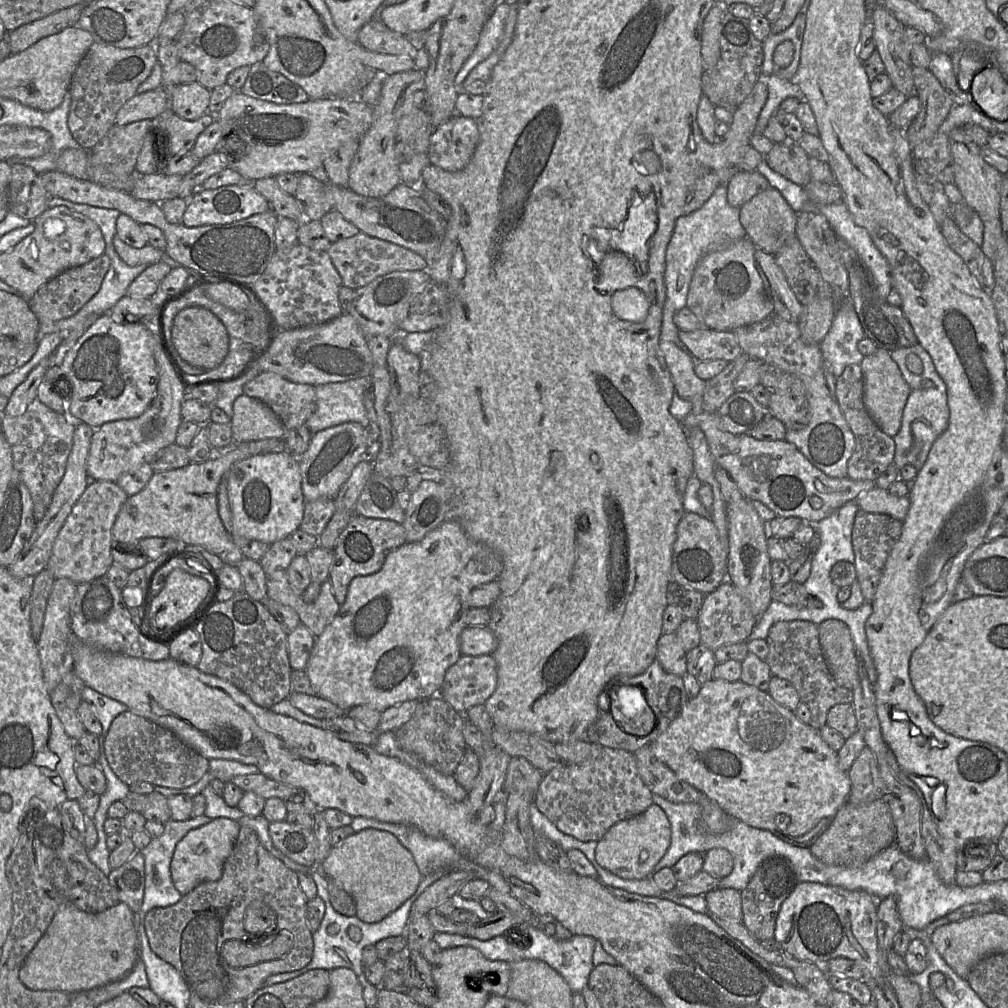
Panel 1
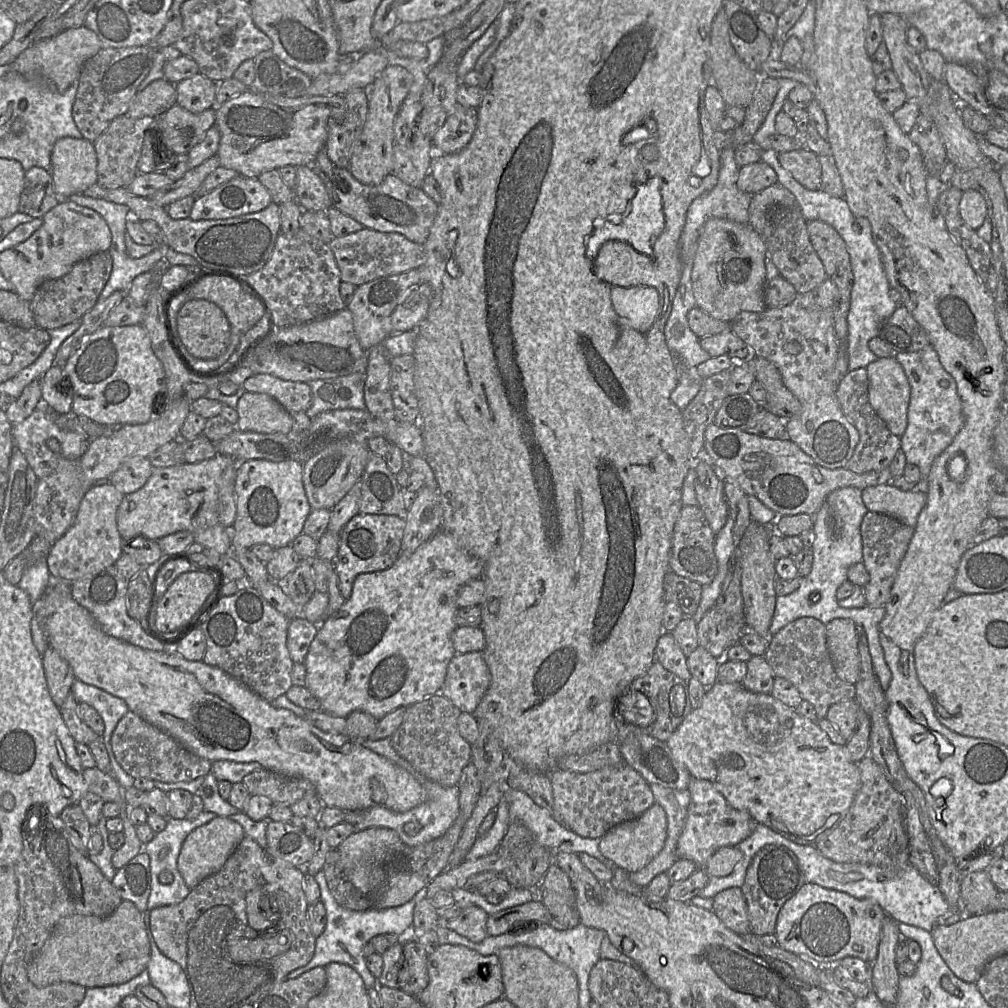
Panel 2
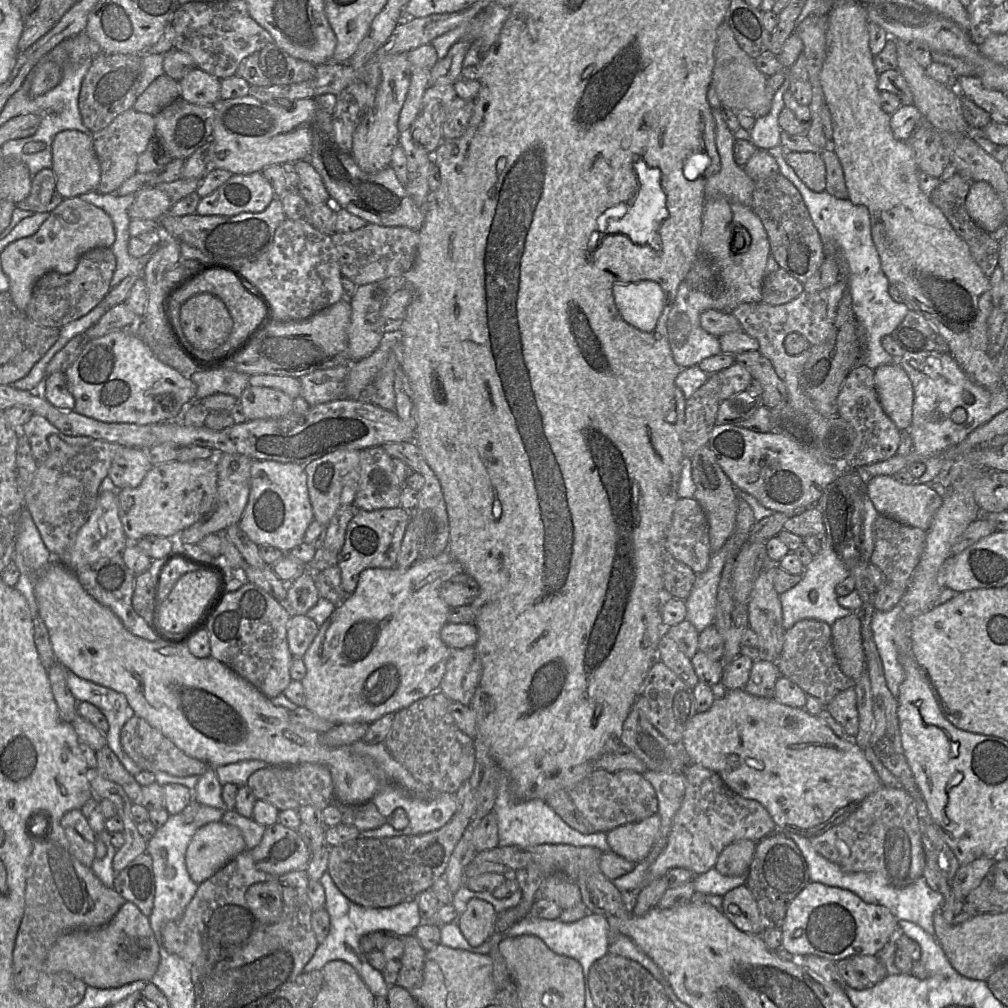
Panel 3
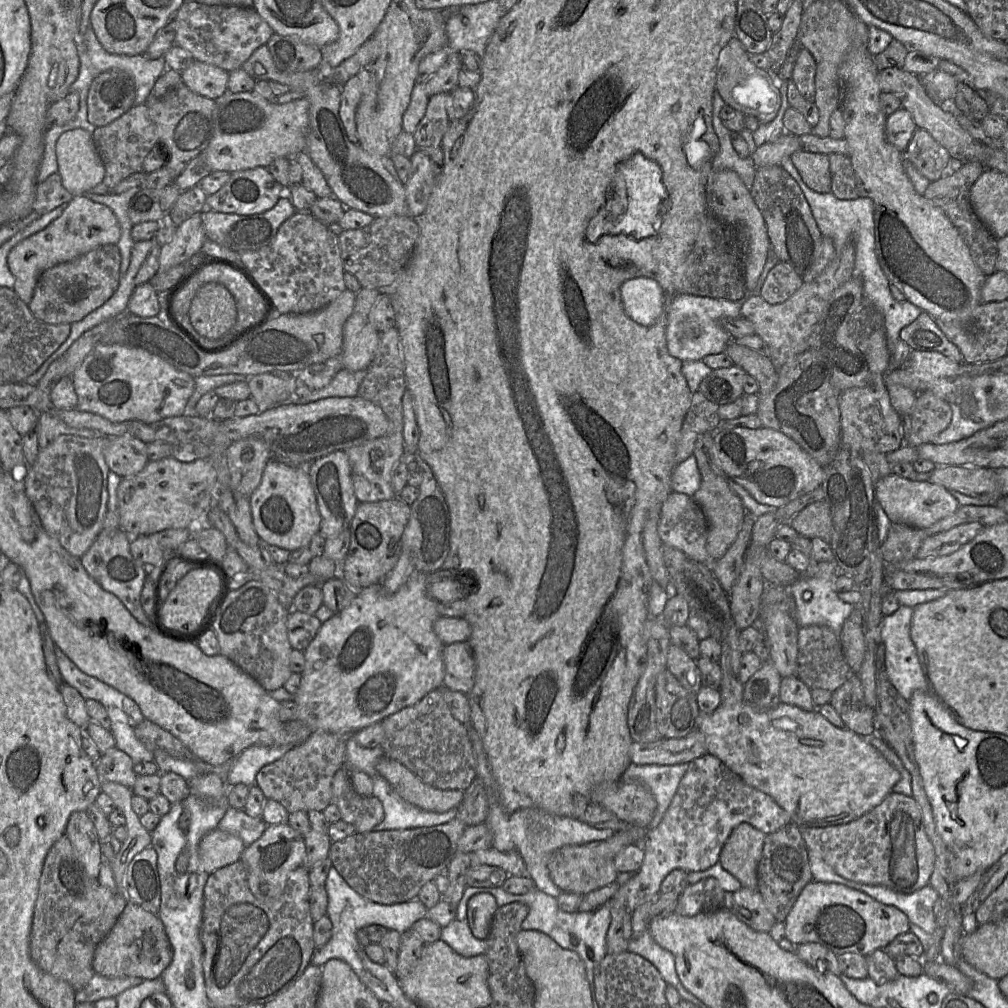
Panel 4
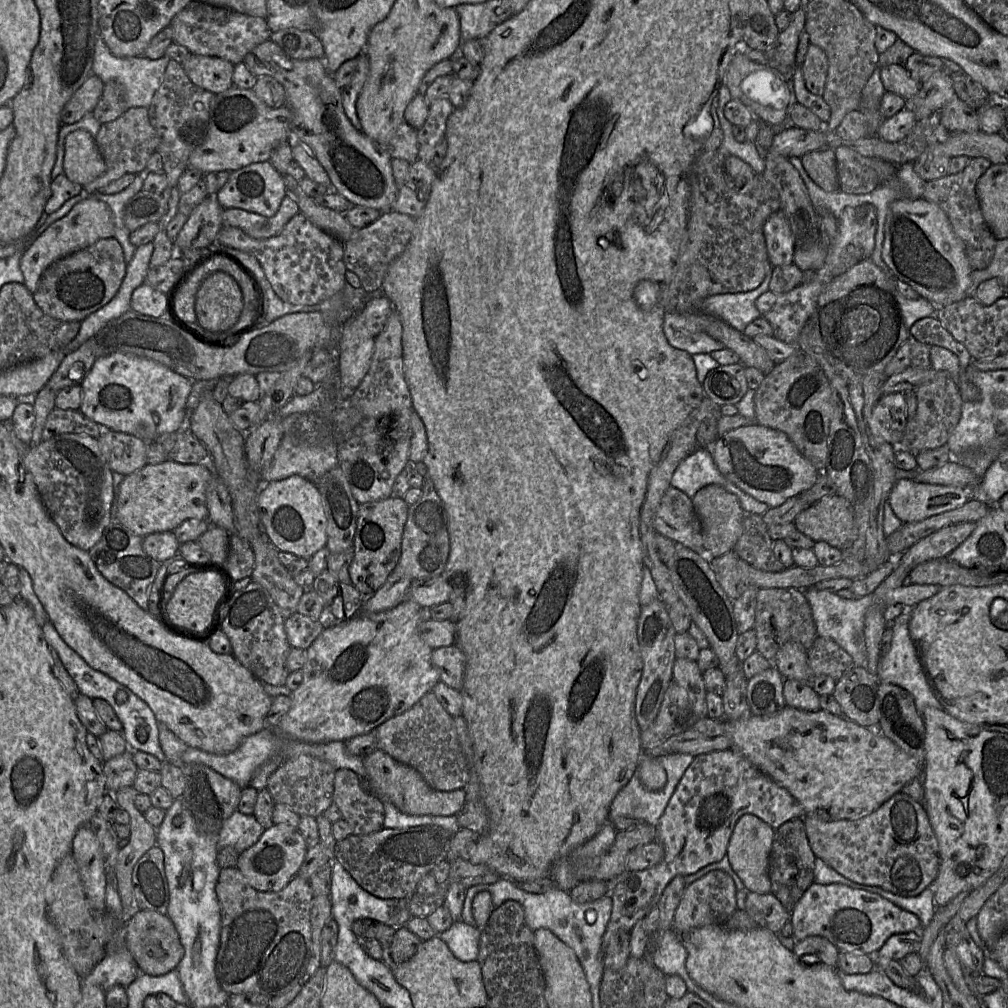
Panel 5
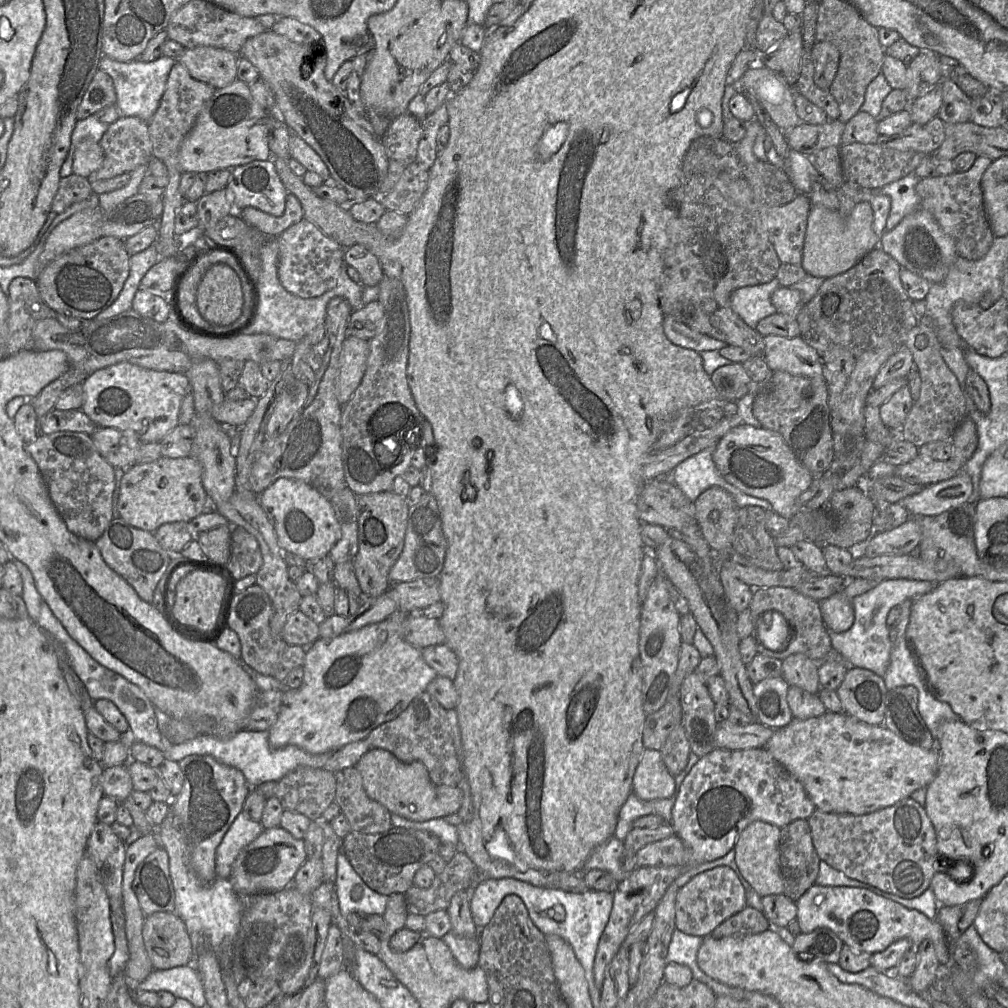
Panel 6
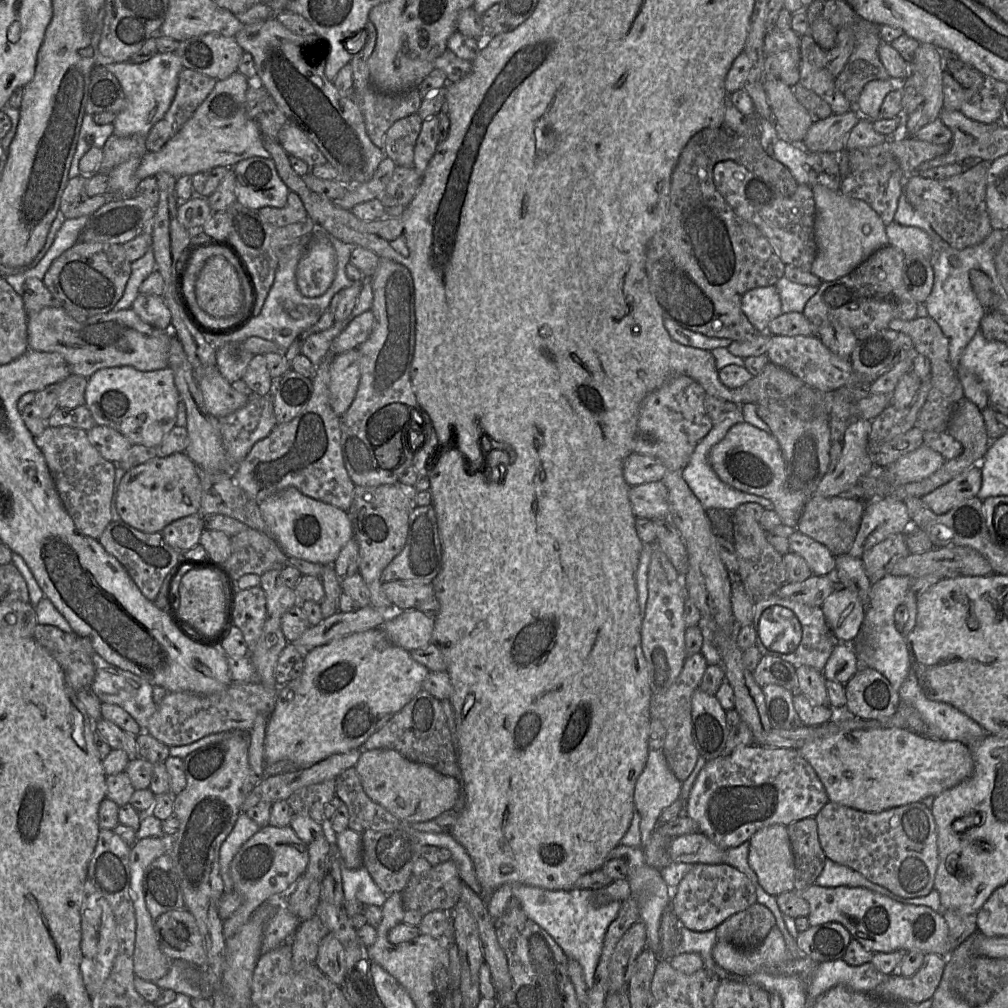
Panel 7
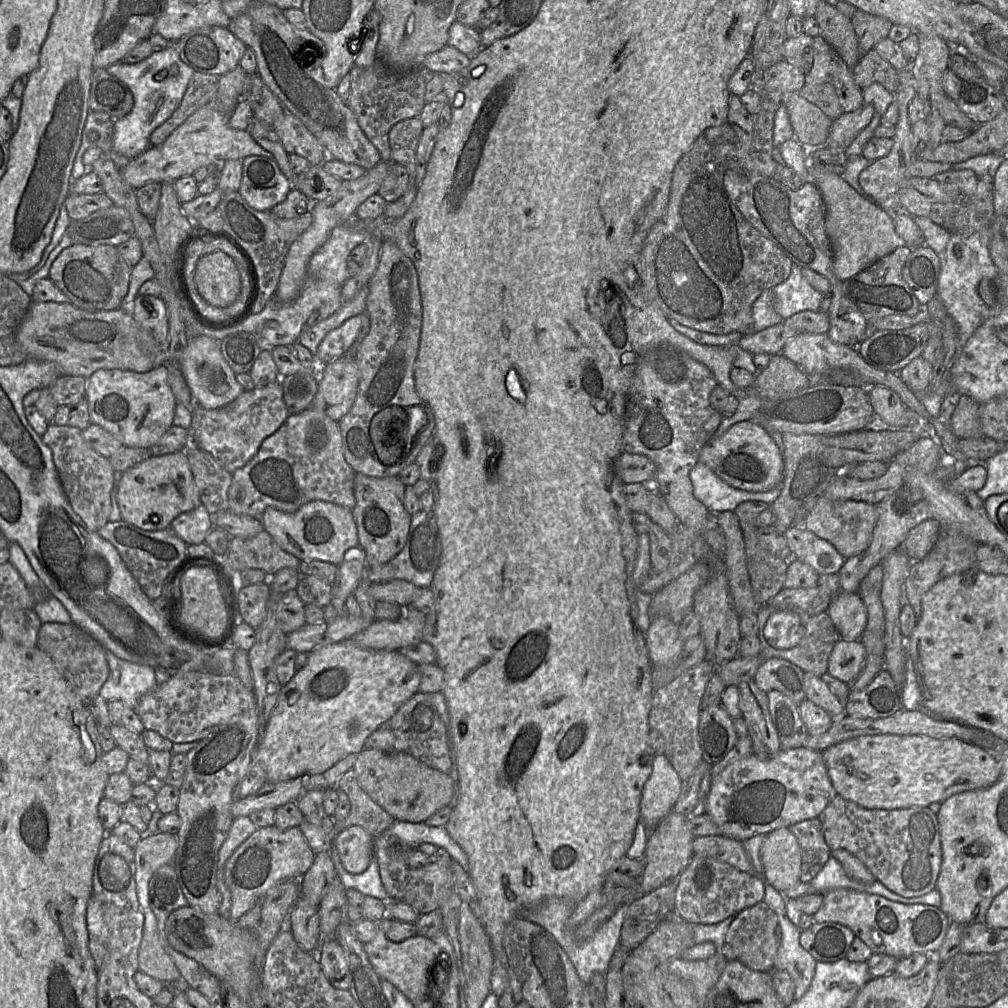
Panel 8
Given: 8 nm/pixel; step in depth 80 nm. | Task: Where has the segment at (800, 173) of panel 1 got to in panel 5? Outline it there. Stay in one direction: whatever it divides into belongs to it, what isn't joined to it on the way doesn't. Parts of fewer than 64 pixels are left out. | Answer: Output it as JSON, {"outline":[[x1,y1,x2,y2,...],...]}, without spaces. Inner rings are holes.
{"outline":[[822,148,808,152,801,157,808,176,826,192,839,190,835,149]]}

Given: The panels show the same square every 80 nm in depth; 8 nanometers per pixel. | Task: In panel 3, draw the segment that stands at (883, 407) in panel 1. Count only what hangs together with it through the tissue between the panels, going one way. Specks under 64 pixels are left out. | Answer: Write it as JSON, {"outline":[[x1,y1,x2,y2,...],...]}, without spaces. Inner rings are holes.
{"outline":[[896,362,874,370,874,383,879,402,900,431,912,423,914,390,908,375]]}

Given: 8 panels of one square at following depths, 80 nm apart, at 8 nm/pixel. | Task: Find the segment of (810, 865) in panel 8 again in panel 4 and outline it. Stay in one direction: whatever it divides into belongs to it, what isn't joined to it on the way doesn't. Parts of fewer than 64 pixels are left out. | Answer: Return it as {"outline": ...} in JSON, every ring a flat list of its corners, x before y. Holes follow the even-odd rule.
{"outline":[[792,822,768,834,764,840,762,857,757,868,757,890,777,923,785,922,801,892,813,879,808,852,801,829]]}

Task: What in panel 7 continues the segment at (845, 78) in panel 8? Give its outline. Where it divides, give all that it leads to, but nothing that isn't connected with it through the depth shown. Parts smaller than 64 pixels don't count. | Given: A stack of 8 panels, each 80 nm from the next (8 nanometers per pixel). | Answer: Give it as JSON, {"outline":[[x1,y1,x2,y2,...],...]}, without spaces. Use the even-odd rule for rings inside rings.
{"outline":[[811,35,801,36,801,62,799,84,815,92,826,101,834,115,853,109,853,105,835,86,835,80,827,69,827,51,821,48]]}

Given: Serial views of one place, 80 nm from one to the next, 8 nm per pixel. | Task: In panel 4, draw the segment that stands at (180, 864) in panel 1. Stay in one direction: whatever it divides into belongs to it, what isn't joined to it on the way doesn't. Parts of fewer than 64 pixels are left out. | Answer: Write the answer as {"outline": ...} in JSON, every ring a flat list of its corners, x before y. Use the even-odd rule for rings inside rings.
{"outline":[[216,828,207,833,199,843,200,866,204,872,213,874,240,860,245,848,246,845,239,837]]}

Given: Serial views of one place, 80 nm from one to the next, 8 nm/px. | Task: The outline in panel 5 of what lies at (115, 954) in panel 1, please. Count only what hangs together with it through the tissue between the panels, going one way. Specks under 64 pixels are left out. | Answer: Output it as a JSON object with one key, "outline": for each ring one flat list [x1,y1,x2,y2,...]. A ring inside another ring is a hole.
{"outline":[[139,909,124,924,126,946,140,973,159,976,177,968,185,950,172,920,167,914]]}

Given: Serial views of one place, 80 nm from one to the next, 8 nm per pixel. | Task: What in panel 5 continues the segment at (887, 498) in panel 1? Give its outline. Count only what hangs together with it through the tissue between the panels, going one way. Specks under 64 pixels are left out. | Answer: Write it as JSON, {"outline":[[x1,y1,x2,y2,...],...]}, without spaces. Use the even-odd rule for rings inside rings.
{"outline":[[898,479,887,503,903,524,918,522,961,507,971,499,972,488]]}

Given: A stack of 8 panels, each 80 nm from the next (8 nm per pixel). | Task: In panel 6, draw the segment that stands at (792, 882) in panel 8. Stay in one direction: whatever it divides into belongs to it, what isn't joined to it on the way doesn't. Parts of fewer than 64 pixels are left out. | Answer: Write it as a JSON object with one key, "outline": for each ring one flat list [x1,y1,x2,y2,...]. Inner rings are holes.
{"outline":[[763,821,749,824,740,834,734,846,735,862,742,877,761,897,784,893,784,882,779,863,781,828]]}

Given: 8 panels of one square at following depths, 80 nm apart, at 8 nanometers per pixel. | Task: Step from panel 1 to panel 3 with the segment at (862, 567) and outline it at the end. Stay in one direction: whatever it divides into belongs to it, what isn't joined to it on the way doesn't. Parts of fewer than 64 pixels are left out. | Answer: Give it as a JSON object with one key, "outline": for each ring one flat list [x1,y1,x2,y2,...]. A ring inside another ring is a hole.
{"outline":[[879,515,874,521,874,548,869,563,876,566,884,576,883,585,878,589,873,603,876,611,886,612,899,605,924,550,926,532,927,530,905,525,883,515]]}

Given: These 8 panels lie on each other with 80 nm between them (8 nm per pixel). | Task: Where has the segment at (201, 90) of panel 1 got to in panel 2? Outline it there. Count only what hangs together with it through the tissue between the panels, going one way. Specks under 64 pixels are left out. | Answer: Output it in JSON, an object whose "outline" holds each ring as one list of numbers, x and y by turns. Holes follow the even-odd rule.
{"outline":[[198,72,175,85,176,104,192,113,200,113,211,107,215,108,218,84]]}

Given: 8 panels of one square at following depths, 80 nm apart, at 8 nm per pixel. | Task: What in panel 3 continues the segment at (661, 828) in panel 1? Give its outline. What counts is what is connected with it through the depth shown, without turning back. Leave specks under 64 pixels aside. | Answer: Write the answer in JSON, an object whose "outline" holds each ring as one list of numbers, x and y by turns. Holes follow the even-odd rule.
{"outline":[[658,813,639,822,628,823,607,832,610,850,633,863,645,859,655,844,660,832,661,819]]}

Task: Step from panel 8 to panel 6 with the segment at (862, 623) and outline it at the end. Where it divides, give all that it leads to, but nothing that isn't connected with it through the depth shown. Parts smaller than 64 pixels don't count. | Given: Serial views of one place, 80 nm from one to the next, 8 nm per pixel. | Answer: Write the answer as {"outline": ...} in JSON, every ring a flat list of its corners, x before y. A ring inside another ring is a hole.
{"outline":[[863,578,848,580,841,591,820,602,826,627,836,633,849,630,854,623,852,599,870,591,878,582]]}

